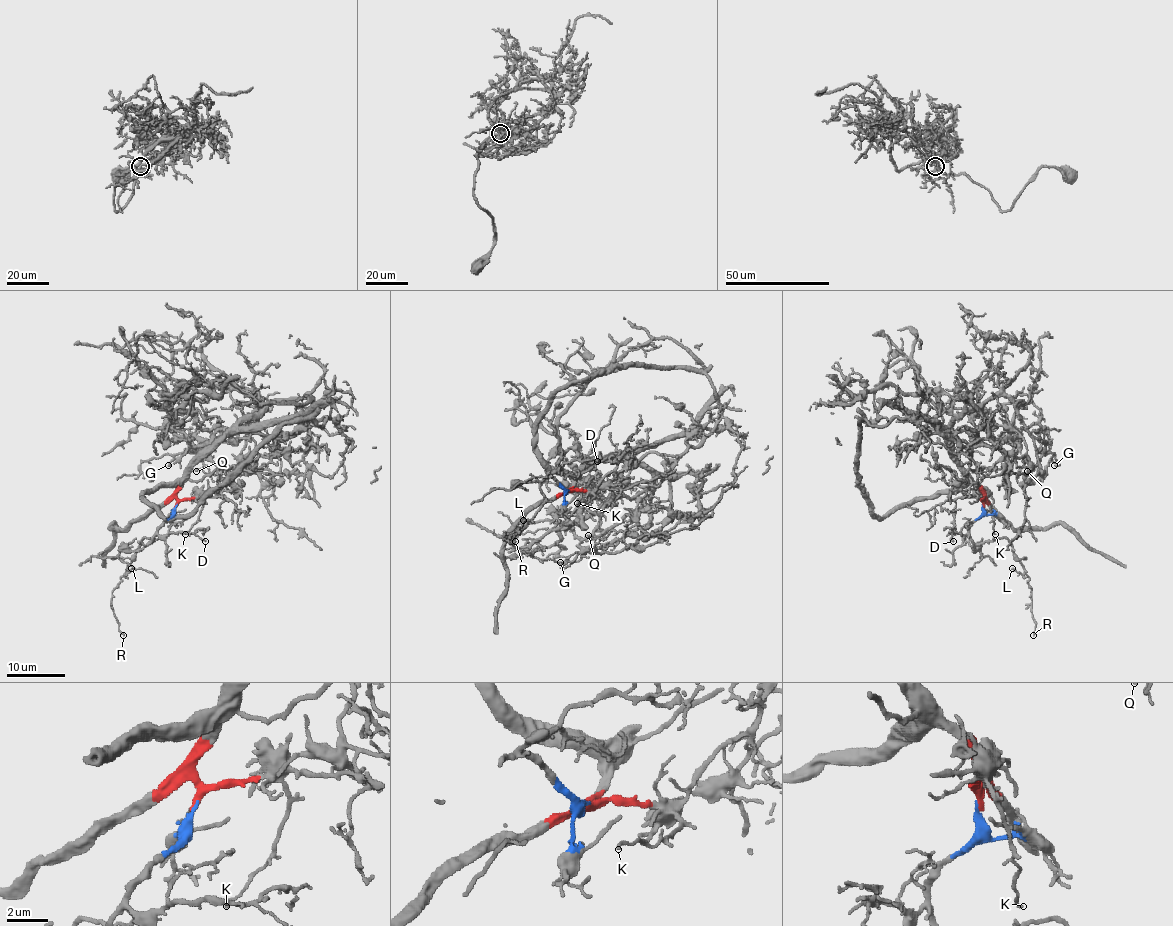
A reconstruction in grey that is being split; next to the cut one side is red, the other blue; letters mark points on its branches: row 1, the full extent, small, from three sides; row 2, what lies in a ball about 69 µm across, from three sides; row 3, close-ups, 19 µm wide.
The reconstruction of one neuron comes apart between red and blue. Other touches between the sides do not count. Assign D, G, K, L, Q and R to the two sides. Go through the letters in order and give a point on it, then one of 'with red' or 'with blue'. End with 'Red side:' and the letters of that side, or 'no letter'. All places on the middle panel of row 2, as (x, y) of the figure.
D: at (597, 461); with blue
G: at (560, 562); with red
K: at (577, 503); with red
L: at (523, 520); with blue
Q: at (588, 535); with red
R: at (515, 541); with blue
Red side: G, K, Q

